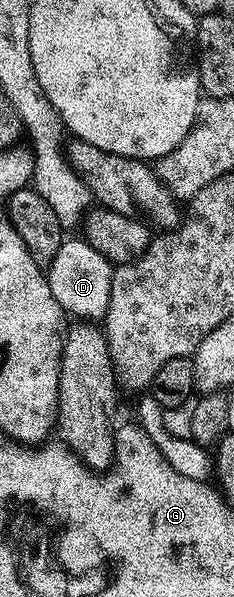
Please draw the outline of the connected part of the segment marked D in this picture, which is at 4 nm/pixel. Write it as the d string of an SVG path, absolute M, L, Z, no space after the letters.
M76 237L74 239L65 239L65 242L58 253L54 256L47 269L48 283L50 284L51 294L56 300L60 308L65 313L72 313L73 317L84 320L100 320L107 314L110 300L110 288L112 287L112 271L114 269L113 263L110 263L97 249L93 248L89 242L83 238Z

